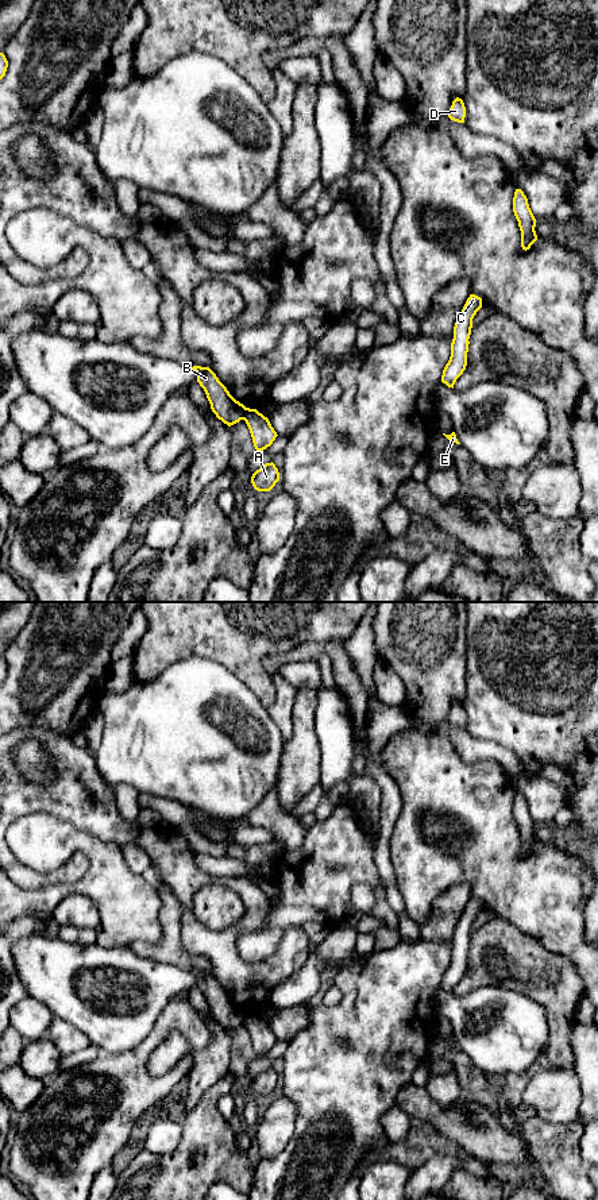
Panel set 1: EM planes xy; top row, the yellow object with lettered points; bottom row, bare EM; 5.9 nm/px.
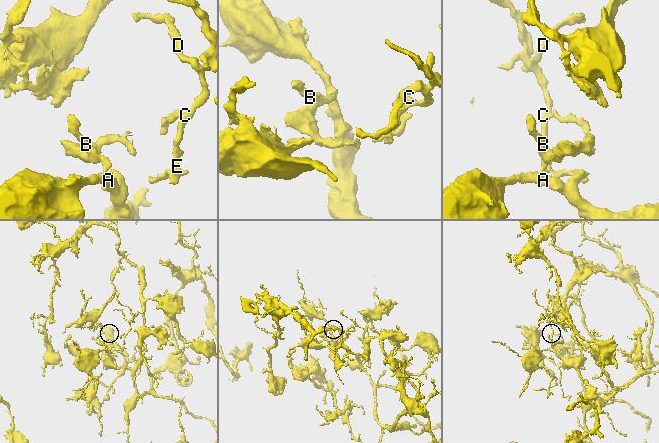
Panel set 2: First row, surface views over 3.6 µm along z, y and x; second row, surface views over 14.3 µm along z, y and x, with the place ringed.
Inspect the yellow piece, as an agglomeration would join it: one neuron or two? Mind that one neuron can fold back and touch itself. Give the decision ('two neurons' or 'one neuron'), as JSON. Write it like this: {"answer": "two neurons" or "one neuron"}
{"answer": "two neurons"}

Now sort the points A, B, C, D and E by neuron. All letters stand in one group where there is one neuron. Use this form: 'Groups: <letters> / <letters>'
Groups: A C D E / B

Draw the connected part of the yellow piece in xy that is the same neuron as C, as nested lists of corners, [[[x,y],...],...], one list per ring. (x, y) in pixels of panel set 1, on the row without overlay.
[[[470,899],[454,931],[454,944],[451,948],[451,961],[441,980],[441,987],[454,993],[456,984],[463,979],[467,971],[468,944],[472,933],[472,923],[482,912],[482,903]]]

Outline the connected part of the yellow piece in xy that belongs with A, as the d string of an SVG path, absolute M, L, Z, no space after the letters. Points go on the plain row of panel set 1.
M266 1068L263 1072L256 1074L251 1081L251 1088L258 1096L270 1096L279 1085L279 1077L275 1069Z

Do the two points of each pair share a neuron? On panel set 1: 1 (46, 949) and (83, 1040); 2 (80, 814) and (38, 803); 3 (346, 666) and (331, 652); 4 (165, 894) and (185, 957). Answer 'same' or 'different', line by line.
1: different
2: same
3: same
4: same

